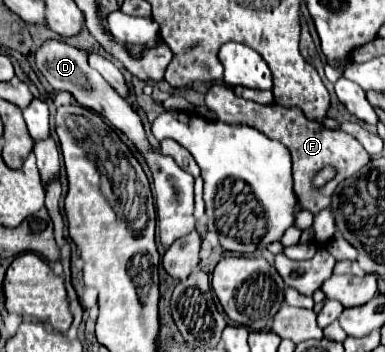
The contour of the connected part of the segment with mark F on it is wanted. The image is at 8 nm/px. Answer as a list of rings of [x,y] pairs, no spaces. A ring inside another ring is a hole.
[[[213,85],[205,93],[205,105],[217,115],[219,121],[257,127],[257,129],[261,129],[261,133],[283,143],[291,151],[291,157],[293,157],[293,191],[297,197],[297,205],[301,209],[309,209],[311,213],[317,213],[317,211],[329,207],[335,187],[343,179],[351,177],[363,165],[369,163],[369,153],[363,149],[363,145],[355,137],[351,137],[343,131],[337,133],[333,129],[327,129],[321,123],[307,121],[305,115],[301,113],[301,109],[285,109],[285,107],[275,105],[275,103],[273,105],[257,105],[253,101],[237,97],[233,93],[233,89],[227,85]],[[325,165],[333,165],[337,169],[337,177],[333,181],[329,181],[325,187],[313,189],[311,179]]]

